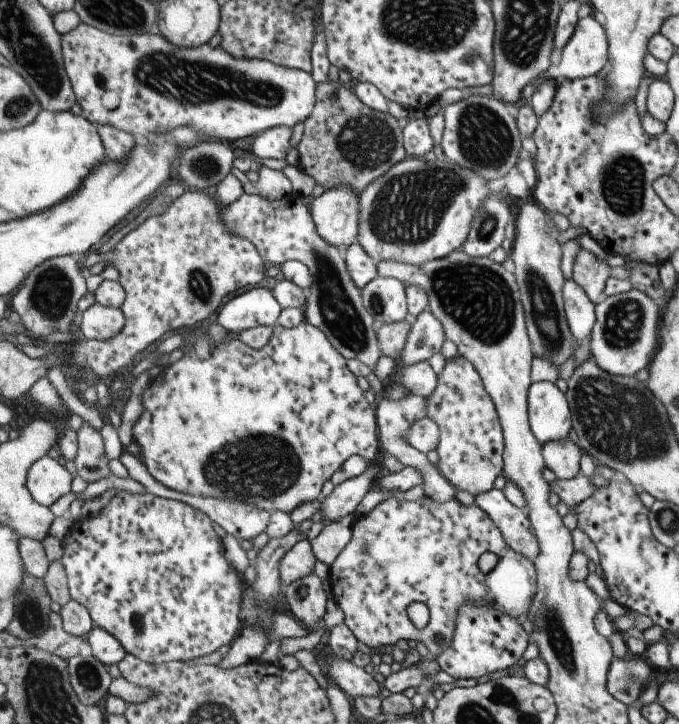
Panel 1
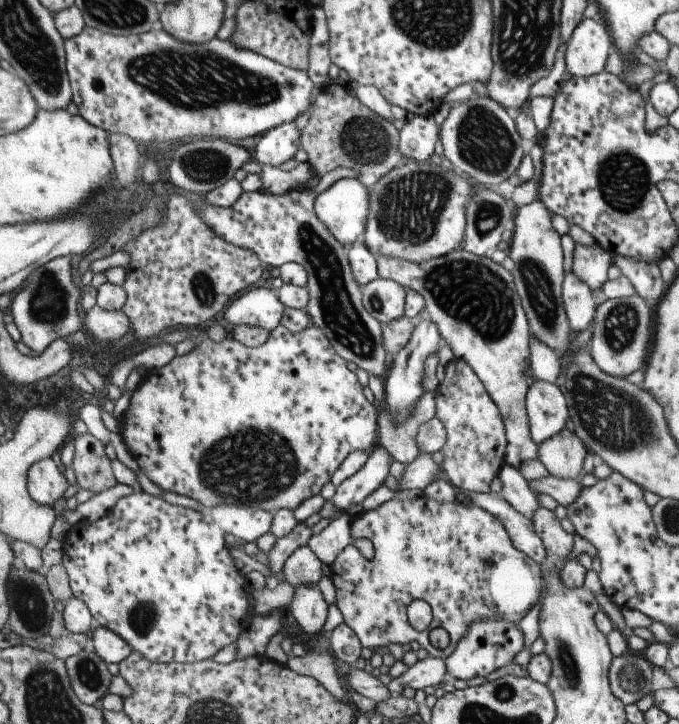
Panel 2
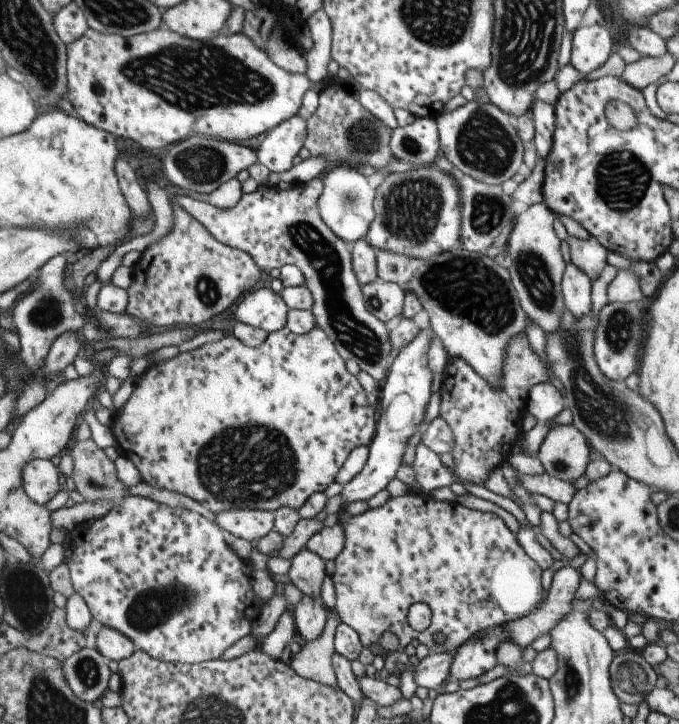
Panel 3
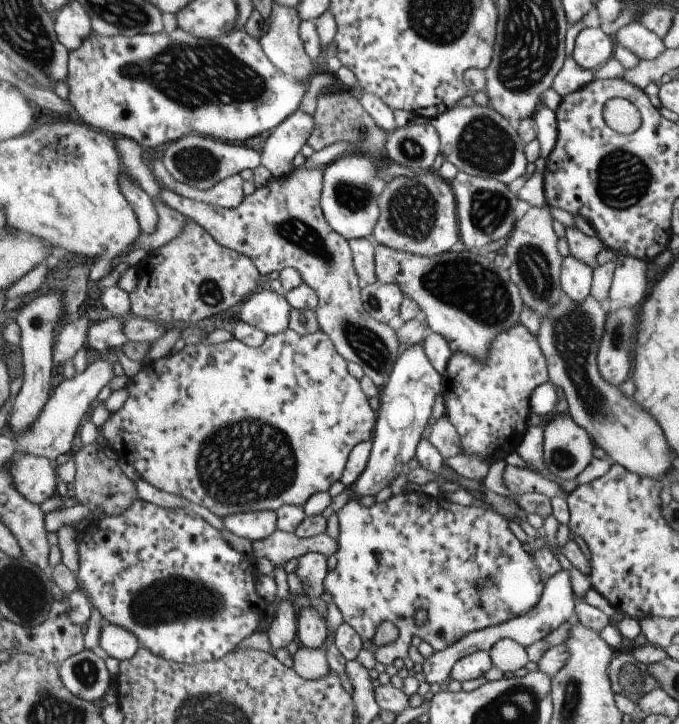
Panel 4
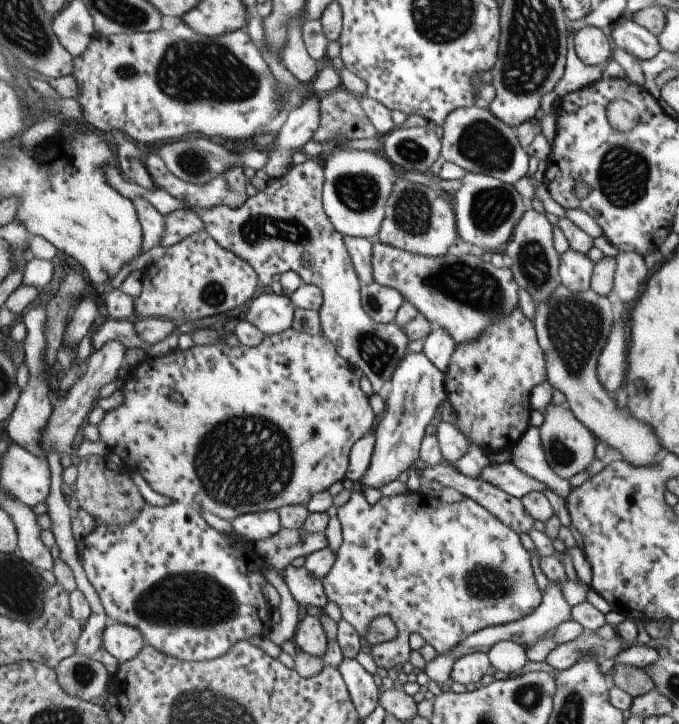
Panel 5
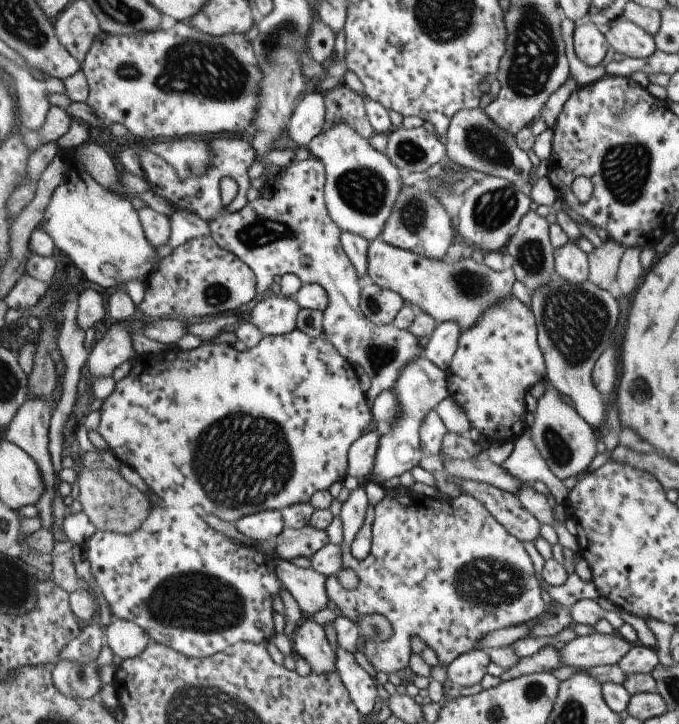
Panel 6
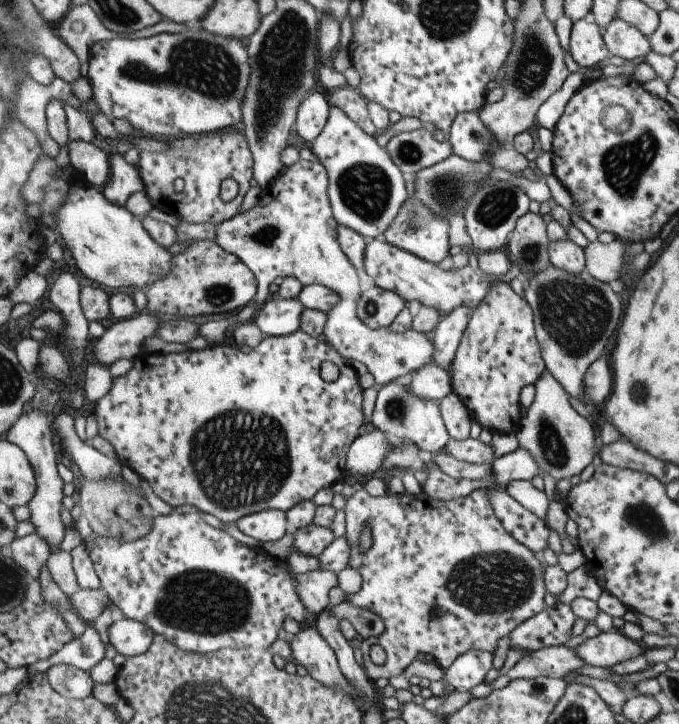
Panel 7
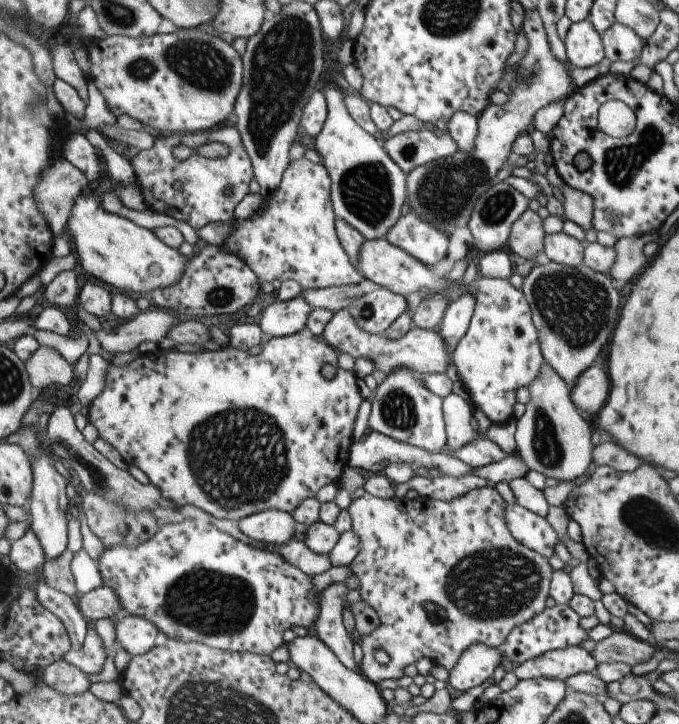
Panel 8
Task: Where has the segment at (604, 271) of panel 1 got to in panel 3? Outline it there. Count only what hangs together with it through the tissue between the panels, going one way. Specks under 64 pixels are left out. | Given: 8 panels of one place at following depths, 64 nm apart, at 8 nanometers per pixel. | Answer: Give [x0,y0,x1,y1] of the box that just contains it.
[568,236,607,280]

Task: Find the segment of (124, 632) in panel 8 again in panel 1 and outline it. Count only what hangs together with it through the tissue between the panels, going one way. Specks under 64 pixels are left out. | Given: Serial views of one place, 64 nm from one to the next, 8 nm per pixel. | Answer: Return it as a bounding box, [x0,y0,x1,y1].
[87,626,129,666]

